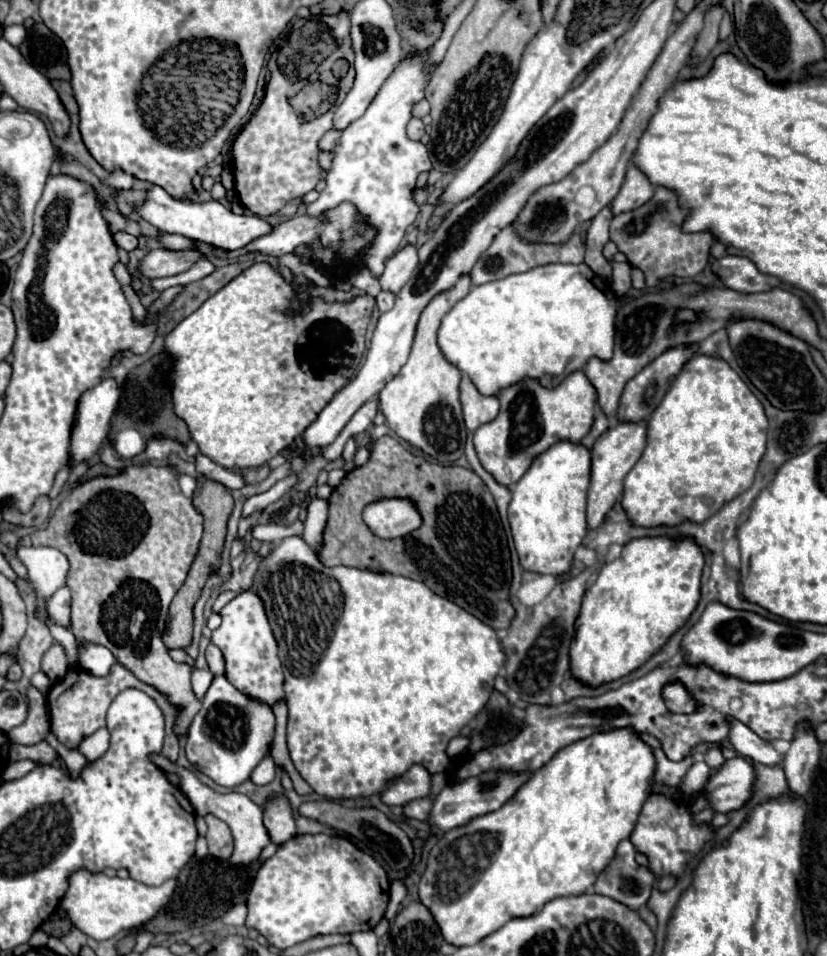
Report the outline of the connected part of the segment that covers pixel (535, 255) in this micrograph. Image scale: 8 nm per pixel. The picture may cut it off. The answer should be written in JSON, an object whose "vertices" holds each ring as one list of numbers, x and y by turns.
{"vertices":[[503,228,495,236,491,246,481,254,481,258,477,260,477,264,471,270,469,278,471,278,471,284,485,284,489,280,499,280,499,278,505,278,509,274,527,272,527,270,533,270,533,268,545,266,545,264,555,264,555,262,581,264,583,254,585,254,585,246,581,244,579,232,575,232,571,236,569,244,563,244,561,248,553,248,553,244,521,244,521,240,517,240,517,236,513,236,513,228]]}

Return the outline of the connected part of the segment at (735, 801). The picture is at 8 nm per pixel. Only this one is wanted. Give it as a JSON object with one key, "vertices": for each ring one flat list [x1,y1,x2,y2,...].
{"vertices":[[735,756,731,760,725,760,719,770,711,772,703,792,715,812,727,814,747,802,753,780,753,764,741,756]]}

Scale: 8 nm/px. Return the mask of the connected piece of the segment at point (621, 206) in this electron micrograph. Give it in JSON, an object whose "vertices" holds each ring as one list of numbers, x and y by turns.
{"vertices":[[629,166,627,174,625,174,625,182,623,182,617,198,611,204,611,212,621,214,621,212,637,210,639,206,643,206,645,202,651,200,653,192,655,190,649,184,649,180,645,180,645,176,641,176,641,172,637,172,637,168]]}

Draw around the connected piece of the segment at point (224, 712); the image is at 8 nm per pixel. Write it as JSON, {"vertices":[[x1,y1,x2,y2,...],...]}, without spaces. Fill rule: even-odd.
{"vertices":[[215,676,203,706,193,718,187,734,187,760,217,784,233,788,245,782,257,764,269,754,275,734,275,716,269,704,239,692,225,676],[233,730,233,748,231,748]]}

